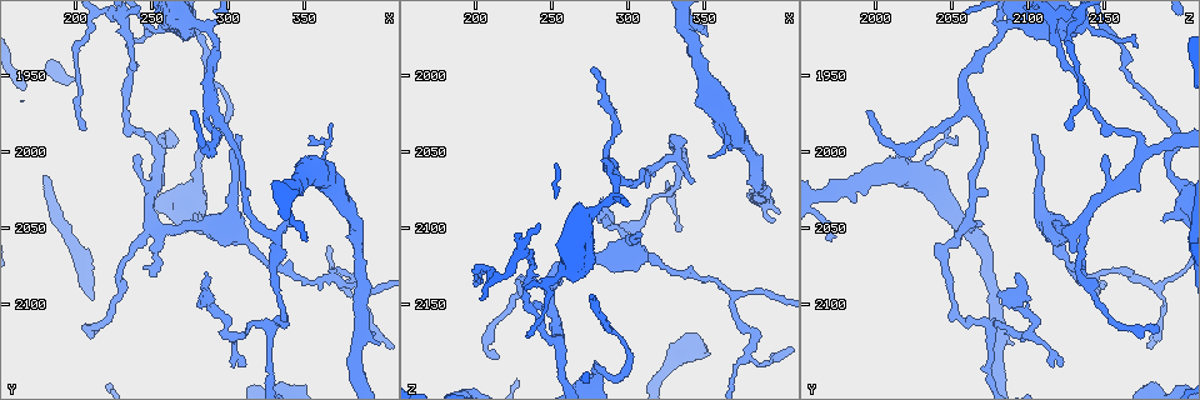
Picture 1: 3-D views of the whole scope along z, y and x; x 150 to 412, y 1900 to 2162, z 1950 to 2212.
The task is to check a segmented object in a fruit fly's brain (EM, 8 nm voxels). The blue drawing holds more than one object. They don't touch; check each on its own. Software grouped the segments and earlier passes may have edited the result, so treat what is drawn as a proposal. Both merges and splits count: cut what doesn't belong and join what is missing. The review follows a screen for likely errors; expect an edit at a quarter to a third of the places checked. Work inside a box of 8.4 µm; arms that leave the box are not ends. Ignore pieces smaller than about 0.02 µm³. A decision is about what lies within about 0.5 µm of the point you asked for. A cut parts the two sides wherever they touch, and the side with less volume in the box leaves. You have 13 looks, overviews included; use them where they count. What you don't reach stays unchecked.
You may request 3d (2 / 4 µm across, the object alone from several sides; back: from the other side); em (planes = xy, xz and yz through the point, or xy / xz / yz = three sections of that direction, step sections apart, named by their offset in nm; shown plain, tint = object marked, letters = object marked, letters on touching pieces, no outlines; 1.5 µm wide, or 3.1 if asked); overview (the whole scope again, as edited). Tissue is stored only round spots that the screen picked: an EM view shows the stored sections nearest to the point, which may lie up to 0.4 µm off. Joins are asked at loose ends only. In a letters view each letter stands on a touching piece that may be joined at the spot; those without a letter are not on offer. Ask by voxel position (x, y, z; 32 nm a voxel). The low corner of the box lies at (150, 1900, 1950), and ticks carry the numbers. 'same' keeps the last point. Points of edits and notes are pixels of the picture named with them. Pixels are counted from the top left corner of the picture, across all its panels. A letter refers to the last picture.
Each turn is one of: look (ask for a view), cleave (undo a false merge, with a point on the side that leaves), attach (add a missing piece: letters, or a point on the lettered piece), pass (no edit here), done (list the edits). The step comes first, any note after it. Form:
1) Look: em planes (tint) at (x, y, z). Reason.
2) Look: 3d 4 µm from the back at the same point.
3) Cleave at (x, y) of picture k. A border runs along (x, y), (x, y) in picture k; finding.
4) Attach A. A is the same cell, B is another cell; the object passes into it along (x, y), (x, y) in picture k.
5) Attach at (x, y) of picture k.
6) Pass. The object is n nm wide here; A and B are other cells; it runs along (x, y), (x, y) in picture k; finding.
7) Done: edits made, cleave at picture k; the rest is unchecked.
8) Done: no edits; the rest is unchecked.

Look: 3d 4 µm at (236, 2004, 2152). Free end.

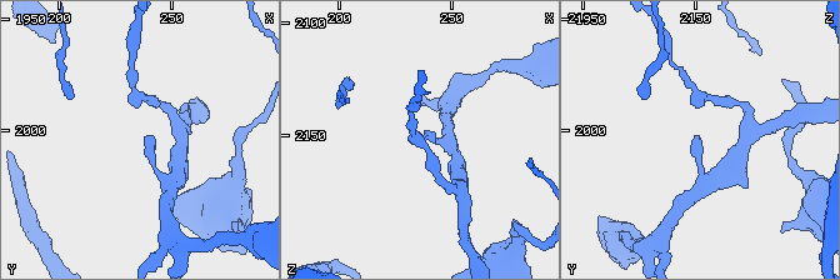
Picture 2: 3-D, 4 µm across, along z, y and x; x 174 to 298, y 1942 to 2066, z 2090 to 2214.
Look: em planes (plain) at (238, 2002, 2153). Need the tissue.

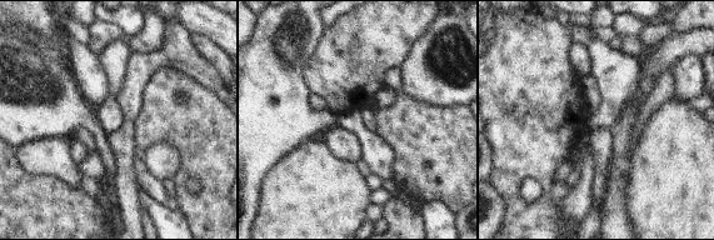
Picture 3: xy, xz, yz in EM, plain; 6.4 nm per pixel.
Look: em planes (letters) at the same point.

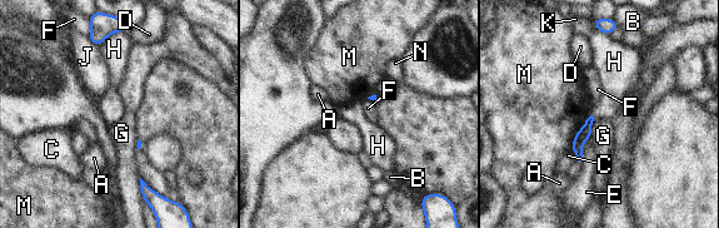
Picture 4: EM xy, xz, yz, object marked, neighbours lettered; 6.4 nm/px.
Pass. A, B, C, D, E, F, G, H, J, K, M and N are other cells; a border runs along (125, 30), (110, 34), (99, 46) in picture 4; no lettered piece goes on from it.

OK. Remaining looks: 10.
Look: 3d 2 µm at (344, 2048, 2070). Free end.

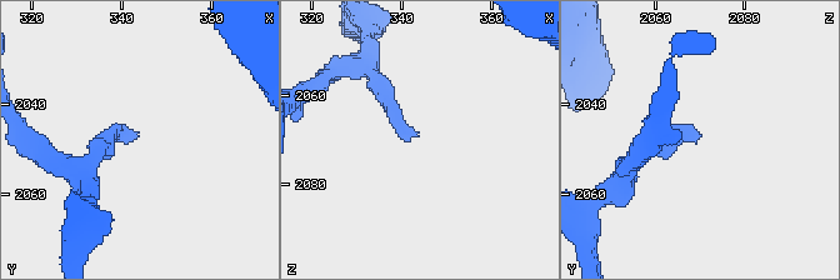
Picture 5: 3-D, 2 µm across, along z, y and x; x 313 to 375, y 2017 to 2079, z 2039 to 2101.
Look: em planes (letters) at (343, 2048, 2069). Need the tissue.

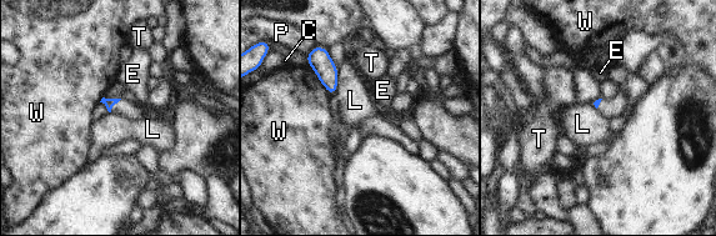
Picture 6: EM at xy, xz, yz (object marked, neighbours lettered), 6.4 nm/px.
Pass. C, E, L, P, T and W are other cells; a border runs along (338, 68), (338, 90), (334, 94) in picture 6; no lettered piece goes on from it.

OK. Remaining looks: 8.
Look: em planes (letters) at (282, 2092, 2082). An open end.

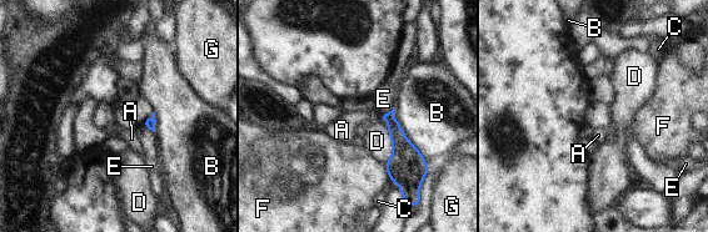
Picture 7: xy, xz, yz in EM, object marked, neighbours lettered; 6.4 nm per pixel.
Pass. A, B, C, D, E, F and G are other cells; no lettered piece goes on from it.

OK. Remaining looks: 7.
Look: 3d 4 µm at (248, 2080, 2136). Branch stops here.

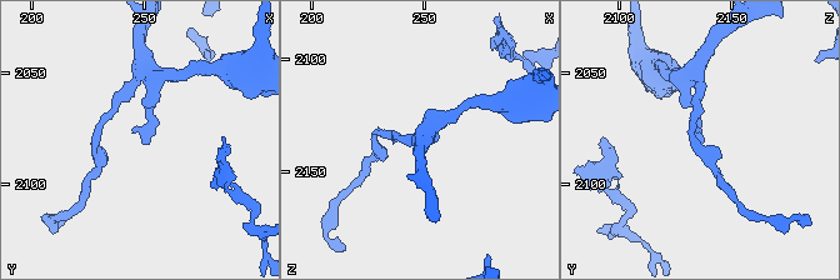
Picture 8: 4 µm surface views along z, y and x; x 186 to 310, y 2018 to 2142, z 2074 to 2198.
Look: em yz step 8 (letters) at (249, 2083, 2137). Need the tissue.

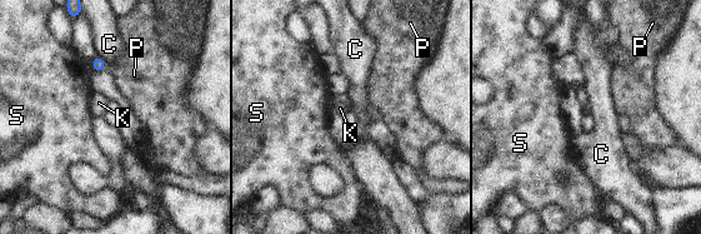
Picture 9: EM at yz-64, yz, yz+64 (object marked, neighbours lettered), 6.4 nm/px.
Look: em planes (letters) at the same point. Cut it another way.

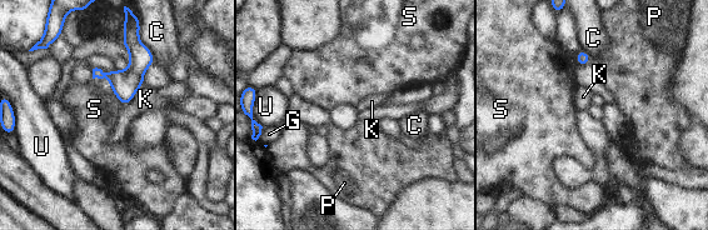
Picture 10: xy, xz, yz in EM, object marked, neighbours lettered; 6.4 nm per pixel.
Pass. C, G, K, P, S and U are other cells; a border runs along (141, 85), (123, 106) in picture 10; none of them fits.

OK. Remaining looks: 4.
Look: 3d 2 µm from the back at (290, 1986, 2038). Narrows sharply.

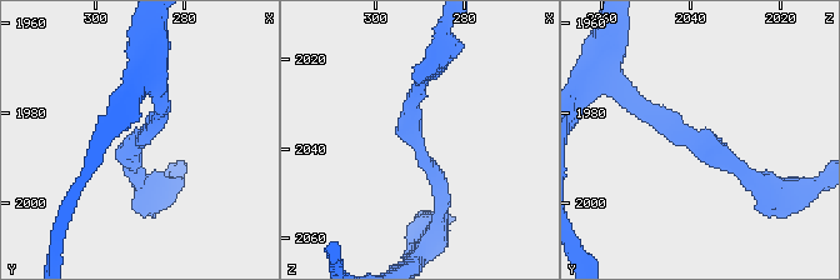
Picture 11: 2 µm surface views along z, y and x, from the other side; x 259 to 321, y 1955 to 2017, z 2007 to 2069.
Look: em yz step 8 (tint) at (290, 1986, 2039). Now the EM.

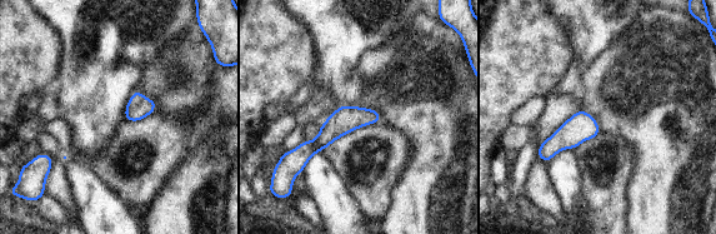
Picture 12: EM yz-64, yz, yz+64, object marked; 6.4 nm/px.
Look: em planes (letters) at the same point. Another direction.

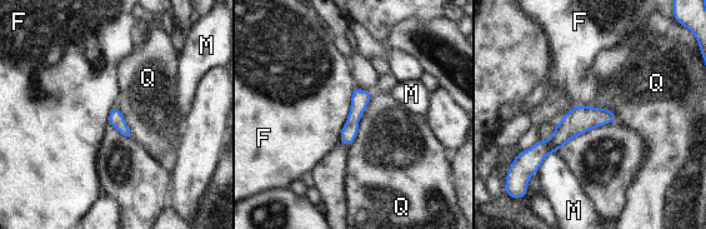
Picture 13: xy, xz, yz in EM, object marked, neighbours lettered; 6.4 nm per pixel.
Pass. The longest contact is with Q, 400 nm; F, M and Q are other cells; it runs along (611, 115), (582, 118), (530, 155) in picture 13; all the same neuron.

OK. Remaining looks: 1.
Done: no edits; the rest is unchecked.

